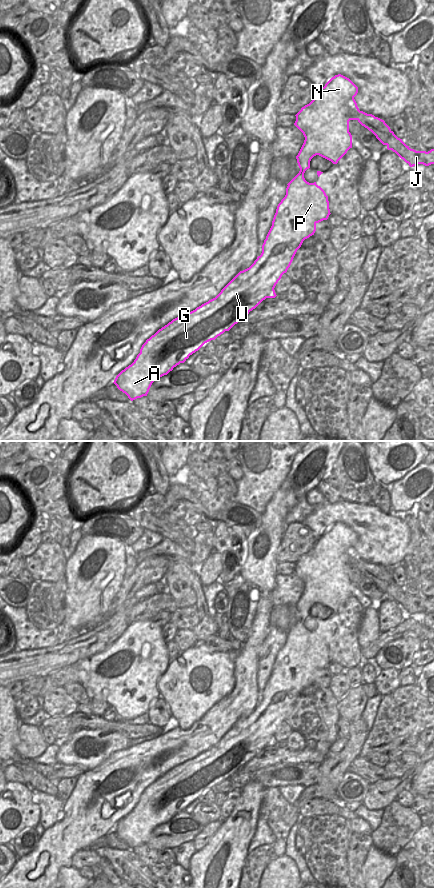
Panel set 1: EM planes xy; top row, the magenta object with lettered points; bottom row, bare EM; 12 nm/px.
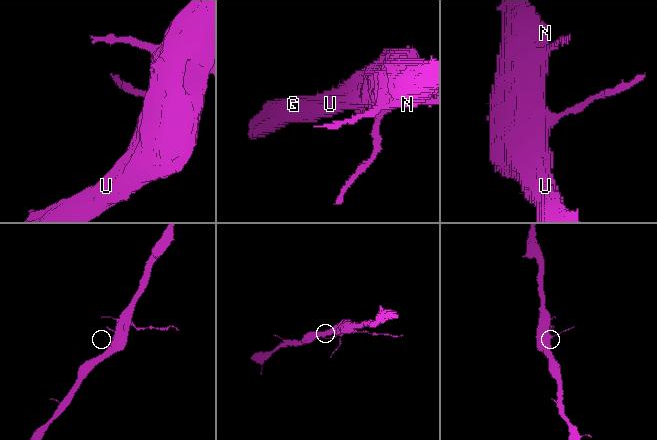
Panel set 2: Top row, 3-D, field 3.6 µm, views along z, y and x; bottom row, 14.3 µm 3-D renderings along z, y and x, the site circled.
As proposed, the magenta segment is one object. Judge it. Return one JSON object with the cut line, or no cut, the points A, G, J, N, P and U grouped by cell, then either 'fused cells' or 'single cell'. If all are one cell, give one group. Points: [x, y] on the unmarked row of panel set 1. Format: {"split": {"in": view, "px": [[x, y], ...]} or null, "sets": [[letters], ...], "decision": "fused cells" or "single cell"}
{"split": {"in": "xy", "px": [[359, 558], [356, 567]]}, "sets": [["A", "G", "N", "P", "U"], ["J"]], "decision": "fused cells"}

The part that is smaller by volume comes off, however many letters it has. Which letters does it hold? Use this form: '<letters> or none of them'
J

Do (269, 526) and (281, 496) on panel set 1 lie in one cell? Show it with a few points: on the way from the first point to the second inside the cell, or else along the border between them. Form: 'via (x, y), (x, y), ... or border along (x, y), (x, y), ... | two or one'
via (273, 519), (275, 511), (281, 503) | one

